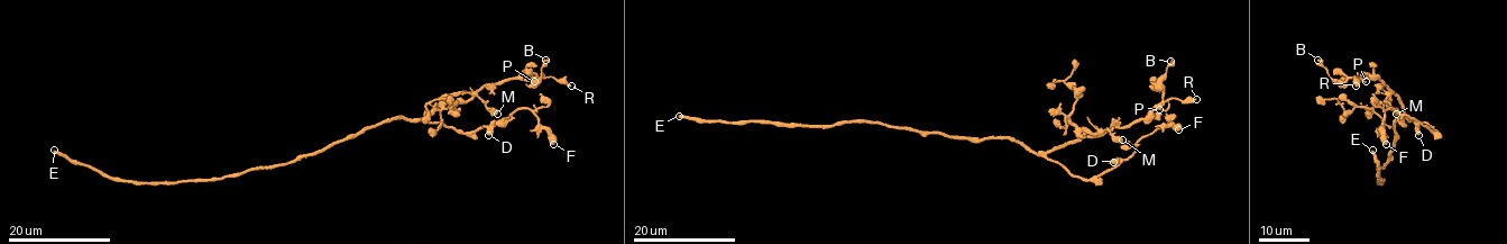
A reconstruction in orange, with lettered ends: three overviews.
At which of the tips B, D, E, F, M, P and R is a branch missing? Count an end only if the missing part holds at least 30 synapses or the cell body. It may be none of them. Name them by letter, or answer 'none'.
E

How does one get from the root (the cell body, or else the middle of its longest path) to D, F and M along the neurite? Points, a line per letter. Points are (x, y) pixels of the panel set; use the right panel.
D: (1394, 144), (1395, 123), (1399, 118), (1425, 123), (1435, 133), (1420, 124), (1418, 135)
F: (1394, 144), (1395, 123), (1399, 118), (1425, 123), (1435, 133), (1389, 108), (1383, 120), (1386, 144)
M: (1394, 144), (1395, 123), (1399, 118), (1409, 119), (1404, 107), (1391, 92), (1386, 100), (1396, 114)

